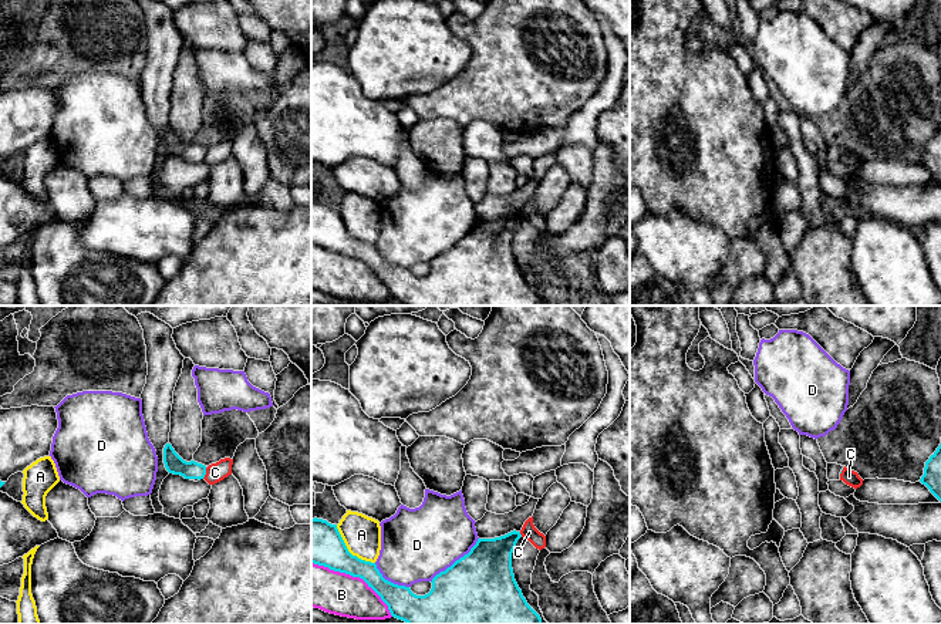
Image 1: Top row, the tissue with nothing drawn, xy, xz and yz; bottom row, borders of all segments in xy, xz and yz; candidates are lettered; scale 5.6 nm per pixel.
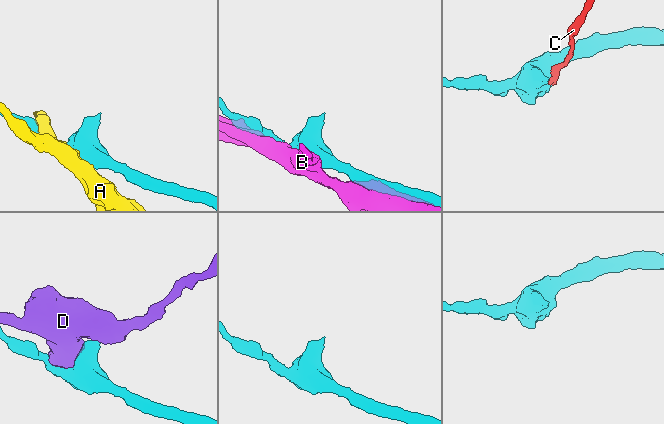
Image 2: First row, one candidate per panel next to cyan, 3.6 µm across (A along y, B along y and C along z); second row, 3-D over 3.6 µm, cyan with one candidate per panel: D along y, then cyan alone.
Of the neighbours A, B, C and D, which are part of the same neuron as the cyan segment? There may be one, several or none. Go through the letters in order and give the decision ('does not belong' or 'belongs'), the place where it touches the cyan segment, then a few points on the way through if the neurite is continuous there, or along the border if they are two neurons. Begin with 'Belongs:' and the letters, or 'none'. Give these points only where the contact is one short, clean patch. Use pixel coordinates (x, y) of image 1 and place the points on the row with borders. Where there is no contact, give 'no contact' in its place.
Belongs: none
A: does not belong | xz (347, 550) | along xz (336, 525), (346, 547), (353, 555), (374, 563)
B: does not belong | xz (356, 576)
C: does not belong | xy (205, 474) | along xy (206, 468), (206, 474), (202, 478)
D: does not belong | xz (456, 560)

